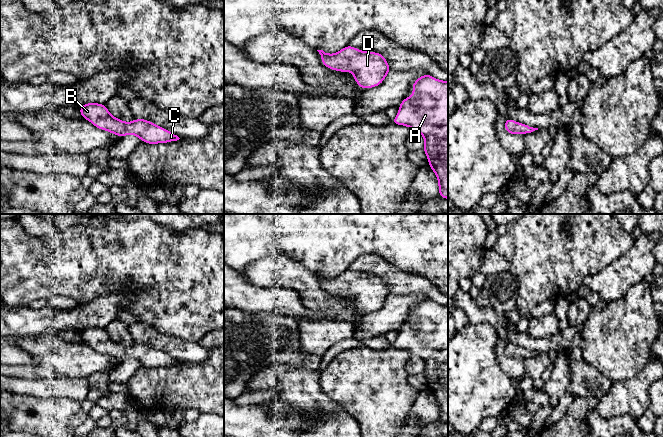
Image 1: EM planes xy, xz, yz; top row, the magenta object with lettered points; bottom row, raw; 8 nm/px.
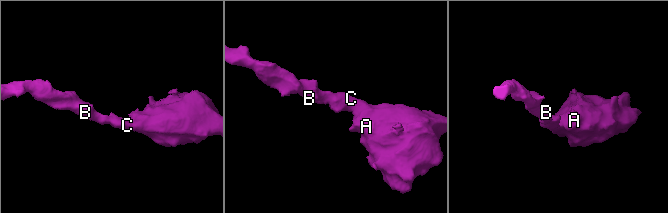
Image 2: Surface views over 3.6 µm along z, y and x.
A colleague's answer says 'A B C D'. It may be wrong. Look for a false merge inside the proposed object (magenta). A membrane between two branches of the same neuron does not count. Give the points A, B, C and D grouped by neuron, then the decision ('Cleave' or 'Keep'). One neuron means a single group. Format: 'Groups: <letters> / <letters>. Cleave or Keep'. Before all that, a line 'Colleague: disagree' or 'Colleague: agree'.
Colleague: agree
Groups: A B C D. Keep

